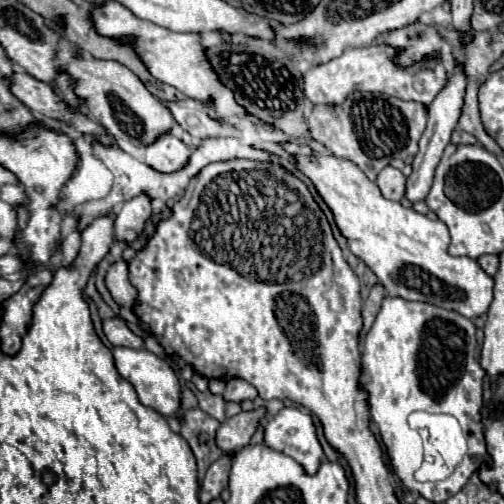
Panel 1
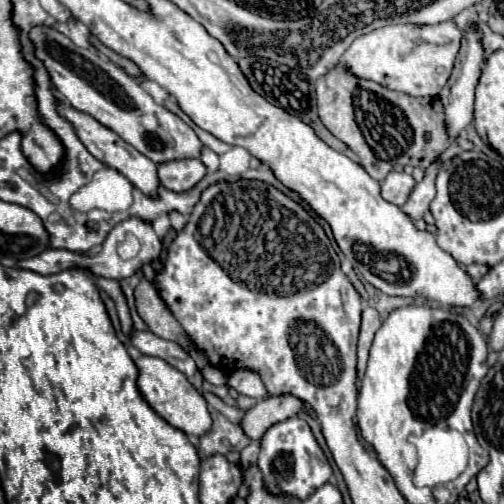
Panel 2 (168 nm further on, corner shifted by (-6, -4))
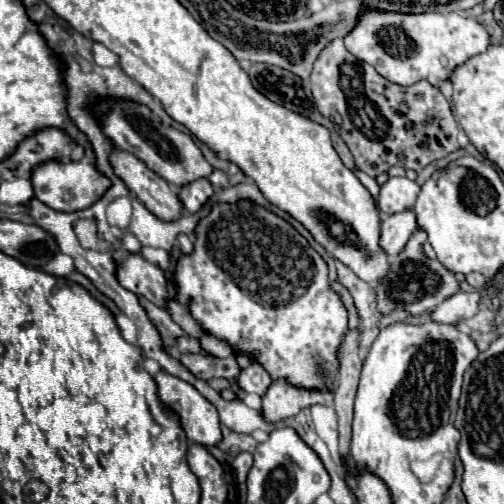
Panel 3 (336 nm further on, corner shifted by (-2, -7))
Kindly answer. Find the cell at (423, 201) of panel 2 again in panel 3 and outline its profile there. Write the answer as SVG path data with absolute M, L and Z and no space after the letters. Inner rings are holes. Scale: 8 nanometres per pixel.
M413 210L393 214L393 216L383 216L379 246L385 250L387 256L397 256L405 248L407 240L415 230L417 224L415 224Z

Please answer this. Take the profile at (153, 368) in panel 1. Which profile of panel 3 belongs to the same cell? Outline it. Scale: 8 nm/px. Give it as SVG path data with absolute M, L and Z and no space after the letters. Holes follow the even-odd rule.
M159 372L155 382L161 402L181 416L183 430L191 442L201 446L215 446L221 442L219 414L209 400L205 400L191 384L167 372Z

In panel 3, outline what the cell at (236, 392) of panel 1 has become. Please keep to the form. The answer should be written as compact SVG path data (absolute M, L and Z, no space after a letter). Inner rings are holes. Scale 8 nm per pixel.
M255 362L249 368L241 370L237 382L245 392L255 392L255 394L263 396L267 392L267 388L271 386L271 376L259 362Z

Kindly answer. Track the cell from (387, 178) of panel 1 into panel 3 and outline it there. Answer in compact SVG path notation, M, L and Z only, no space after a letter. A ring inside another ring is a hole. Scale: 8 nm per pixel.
M389 178L379 192L379 208L383 214L397 214L409 210L419 194L419 184L409 178Z

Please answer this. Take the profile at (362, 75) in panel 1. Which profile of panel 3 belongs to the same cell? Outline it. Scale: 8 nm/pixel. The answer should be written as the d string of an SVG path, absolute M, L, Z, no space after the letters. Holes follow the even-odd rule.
M361 6L357 24L345 36L345 44L351 54L375 66L381 76L387 76L387 80L395 84L407 86L425 78L439 86L441 80L449 80L451 68L463 64L463 60L479 52L485 52L491 42L489 28L485 24L457 12L403 14Z

